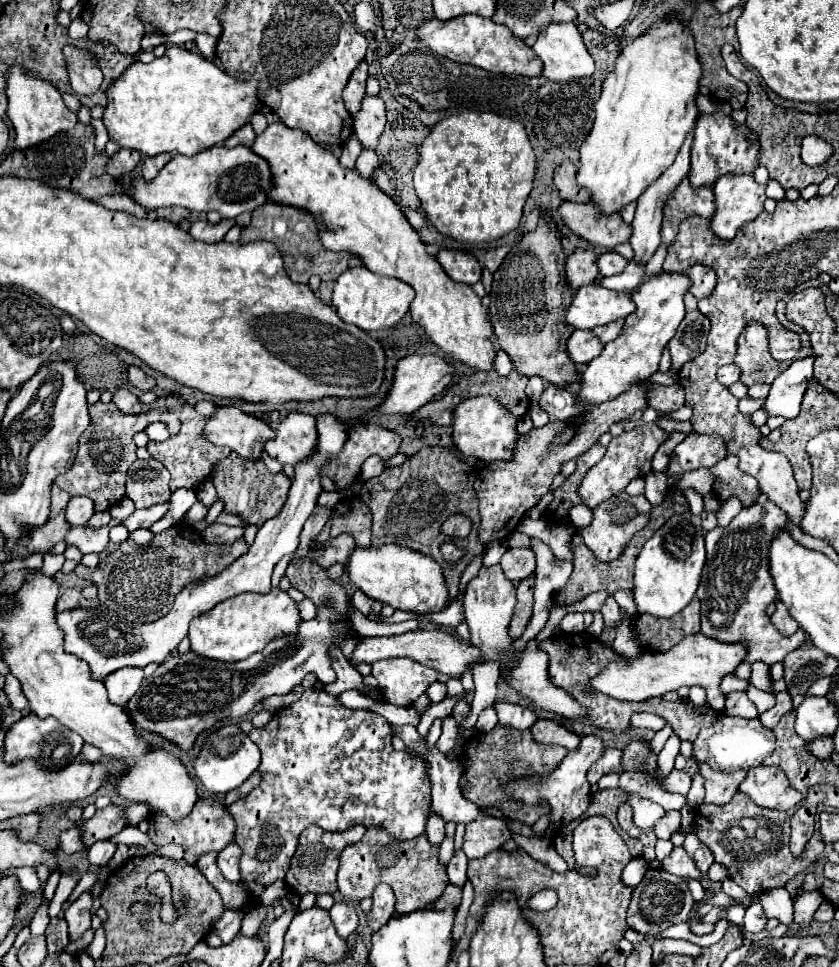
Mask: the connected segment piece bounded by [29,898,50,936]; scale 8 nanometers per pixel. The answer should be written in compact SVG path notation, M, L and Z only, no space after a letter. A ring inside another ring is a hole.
M42 898L42 903L37 908L29 925L32 935L38 936L45 934L47 926L50 922L50 918L48 916L48 907L49 905L45 903L44 898Z

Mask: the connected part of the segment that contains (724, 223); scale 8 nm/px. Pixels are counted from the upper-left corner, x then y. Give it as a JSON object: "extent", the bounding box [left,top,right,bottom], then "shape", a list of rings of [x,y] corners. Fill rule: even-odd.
{"extent":[710,175,764,241],"shape":[[[722,175],[714,183],[716,211],[710,229],[718,239],[730,241],[740,227],[756,219],[764,211],[764,187],[752,175]]]}

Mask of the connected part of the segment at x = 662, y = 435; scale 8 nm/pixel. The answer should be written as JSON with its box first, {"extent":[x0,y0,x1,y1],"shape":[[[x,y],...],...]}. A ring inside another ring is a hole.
{"extent":[578,423,668,509],"shape":[[[644,423],[638,429],[632,429],[628,433],[620,433],[616,437],[612,437],[612,441],[608,443],[608,451],[606,451],[604,459],[586,473],[586,477],[578,489],[584,505],[594,509],[604,499],[610,499],[612,495],[622,493],[634,477],[648,475],[650,465],[652,465],[652,457],[666,439],[668,439],[668,433],[662,427],[658,427],[656,423]]]}

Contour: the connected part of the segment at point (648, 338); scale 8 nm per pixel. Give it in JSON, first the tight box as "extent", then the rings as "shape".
{"extent":[578,273,690,405],"shape":[[[660,273],[644,281],[640,289],[632,293],[636,311],[626,317],[626,325],[618,335],[618,339],[606,343],[604,351],[596,359],[592,359],[586,371],[582,373],[582,383],[578,393],[582,401],[588,401],[590,405],[600,405],[624,393],[628,385],[640,383],[658,371],[662,351],[668,345],[668,341],[674,337],[680,321],[684,319],[686,311],[684,311],[682,297],[688,291],[688,287],[690,287],[690,279],[686,275]]]}

